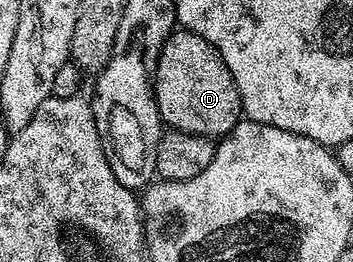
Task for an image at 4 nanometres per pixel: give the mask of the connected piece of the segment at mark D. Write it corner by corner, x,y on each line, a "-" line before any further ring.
178,28
169,34
151,80
157,110
170,130
220,139
242,120
241,96
221,52
190,29

